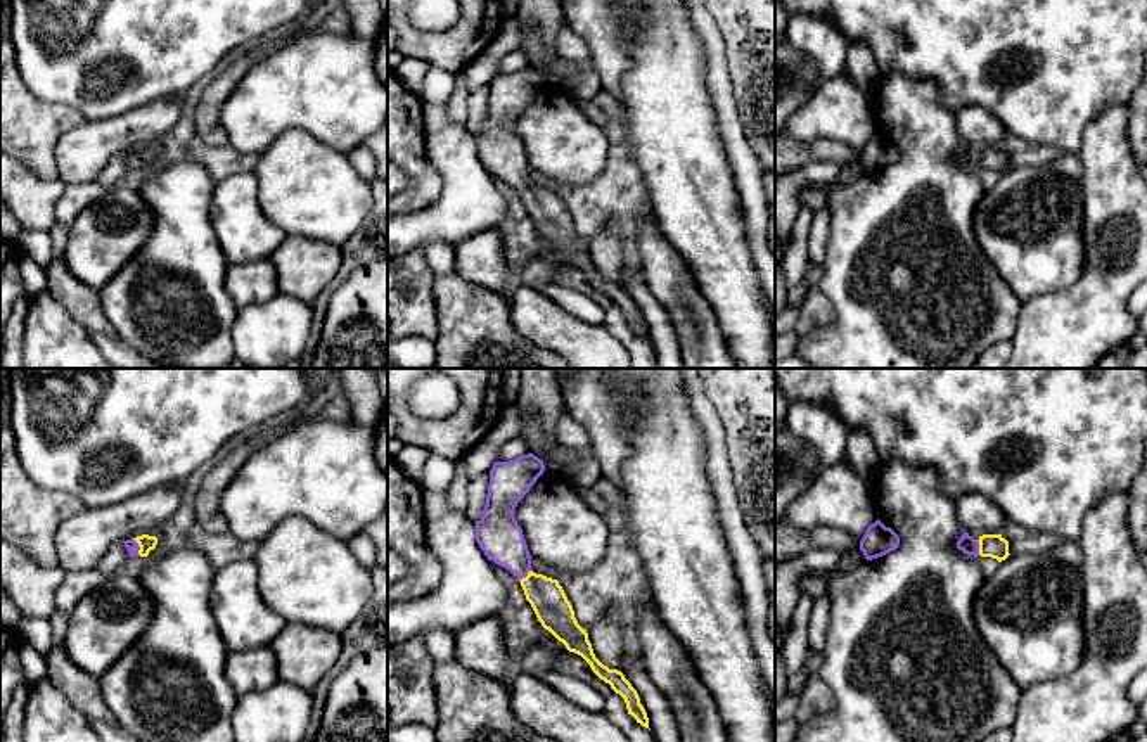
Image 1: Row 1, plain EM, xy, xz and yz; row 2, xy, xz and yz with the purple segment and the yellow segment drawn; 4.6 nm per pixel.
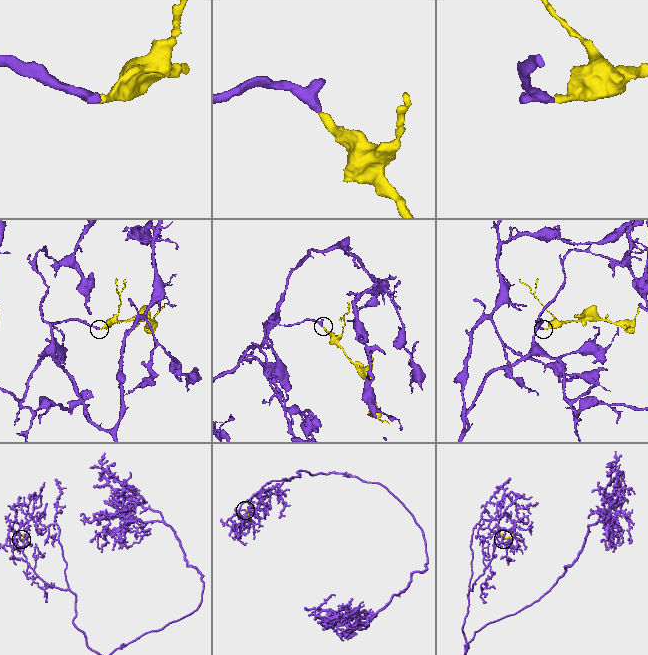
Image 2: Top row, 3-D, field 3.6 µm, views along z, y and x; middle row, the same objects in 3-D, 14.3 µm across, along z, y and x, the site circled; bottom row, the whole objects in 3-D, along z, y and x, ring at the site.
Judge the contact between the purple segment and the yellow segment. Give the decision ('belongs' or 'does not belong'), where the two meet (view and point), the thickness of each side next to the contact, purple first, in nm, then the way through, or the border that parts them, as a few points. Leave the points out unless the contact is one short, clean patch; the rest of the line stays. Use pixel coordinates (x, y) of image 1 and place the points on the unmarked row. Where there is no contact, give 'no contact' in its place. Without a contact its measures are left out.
belongs; meets purple in xy at (139, 159); 60 nm thick on the purple side, 70 nm on the other; runs through xy (132, 158), (139, 159), (146, 154)

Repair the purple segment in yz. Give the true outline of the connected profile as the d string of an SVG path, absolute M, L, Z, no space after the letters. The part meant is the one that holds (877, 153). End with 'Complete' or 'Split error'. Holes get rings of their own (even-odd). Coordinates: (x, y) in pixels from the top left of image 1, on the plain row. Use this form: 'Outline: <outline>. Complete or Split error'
Outline: M877 131L867 140L860 154L860 163L863 164L867 173L872 173L896 163L898 157L900 149Z. Complete

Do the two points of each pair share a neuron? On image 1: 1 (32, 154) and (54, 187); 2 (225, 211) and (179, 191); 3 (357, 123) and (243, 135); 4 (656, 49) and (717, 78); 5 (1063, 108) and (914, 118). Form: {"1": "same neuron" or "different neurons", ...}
{"1": "different neurons", "2": "different neurons", "3": "same neuron", "4": "different neurons", "5": "different neurons"}

